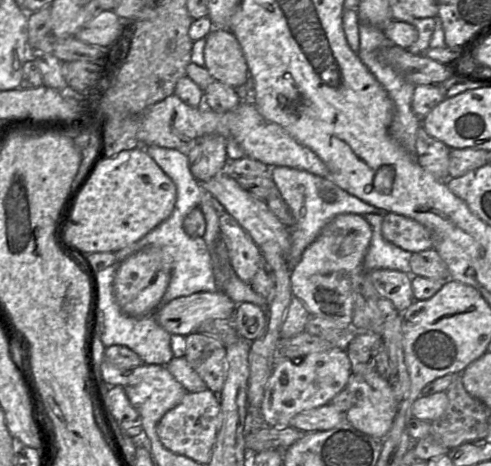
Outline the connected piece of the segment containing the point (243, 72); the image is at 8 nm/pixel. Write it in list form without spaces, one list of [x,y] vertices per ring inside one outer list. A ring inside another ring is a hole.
[[[213,29],[206,37],[205,68],[211,76],[232,88],[249,79],[247,63],[235,35],[228,29]]]

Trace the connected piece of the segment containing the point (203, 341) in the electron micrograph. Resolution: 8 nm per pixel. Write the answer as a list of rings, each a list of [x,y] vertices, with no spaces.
[[[193,332],[185,336],[184,357],[205,382],[207,388],[218,396],[226,379],[226,356],[226,347],[211,335]]]

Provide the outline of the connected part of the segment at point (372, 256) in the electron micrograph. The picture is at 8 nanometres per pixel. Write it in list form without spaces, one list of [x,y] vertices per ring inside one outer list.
[[[372,212],[364,215],[372,226],[373,235],[362,269],[365,271],[392,269],[410,274],[410,259],[413,253],[398,247],[383,237],[383,214]]]

